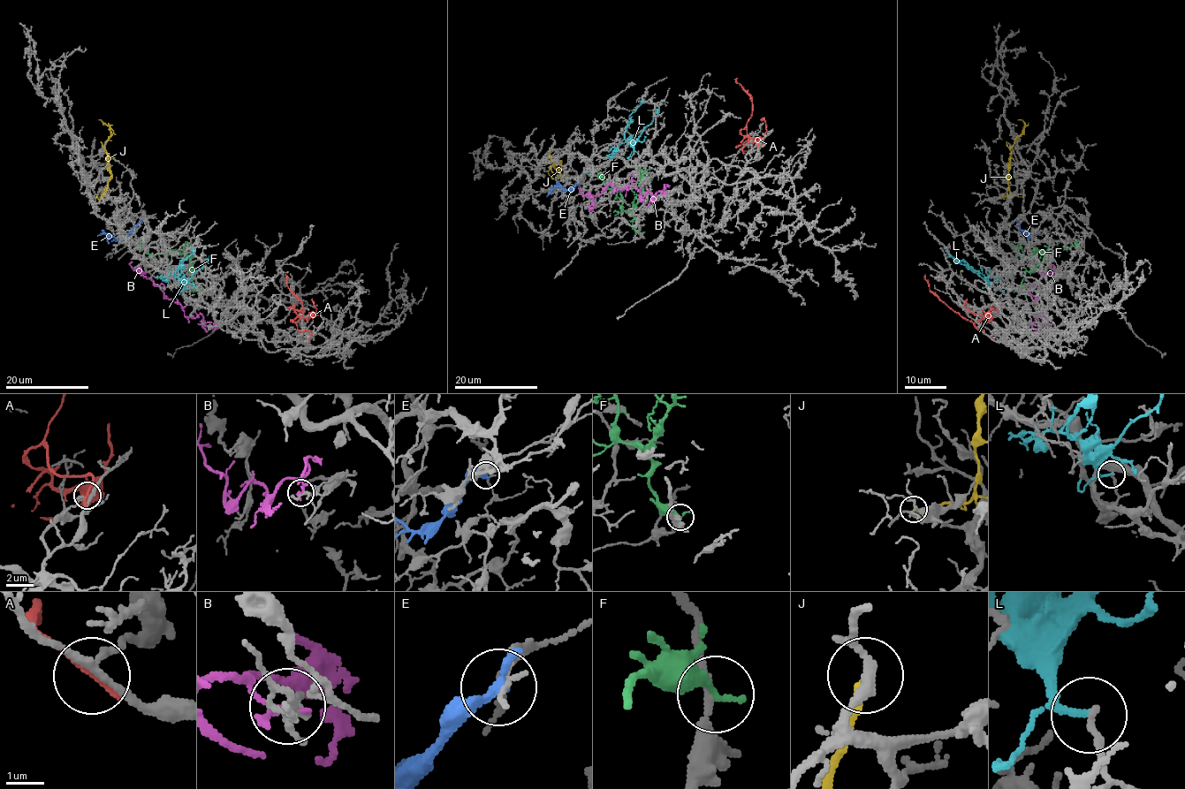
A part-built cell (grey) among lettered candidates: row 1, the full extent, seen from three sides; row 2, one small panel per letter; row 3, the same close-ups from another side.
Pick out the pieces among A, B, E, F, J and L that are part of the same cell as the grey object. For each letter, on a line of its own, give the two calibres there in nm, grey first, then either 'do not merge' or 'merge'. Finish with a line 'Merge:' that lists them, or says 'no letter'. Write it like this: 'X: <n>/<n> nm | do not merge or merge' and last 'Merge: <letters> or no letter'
A: 180/240 nm | do not merge
B: 160/160 nm | do not merge
E: 120/340 nm | do not merge
F: 200/320 nm | do not merge
J: 200/240 nm | do not merge
L: 160/140 nm | do not merge
Merge: no letter

